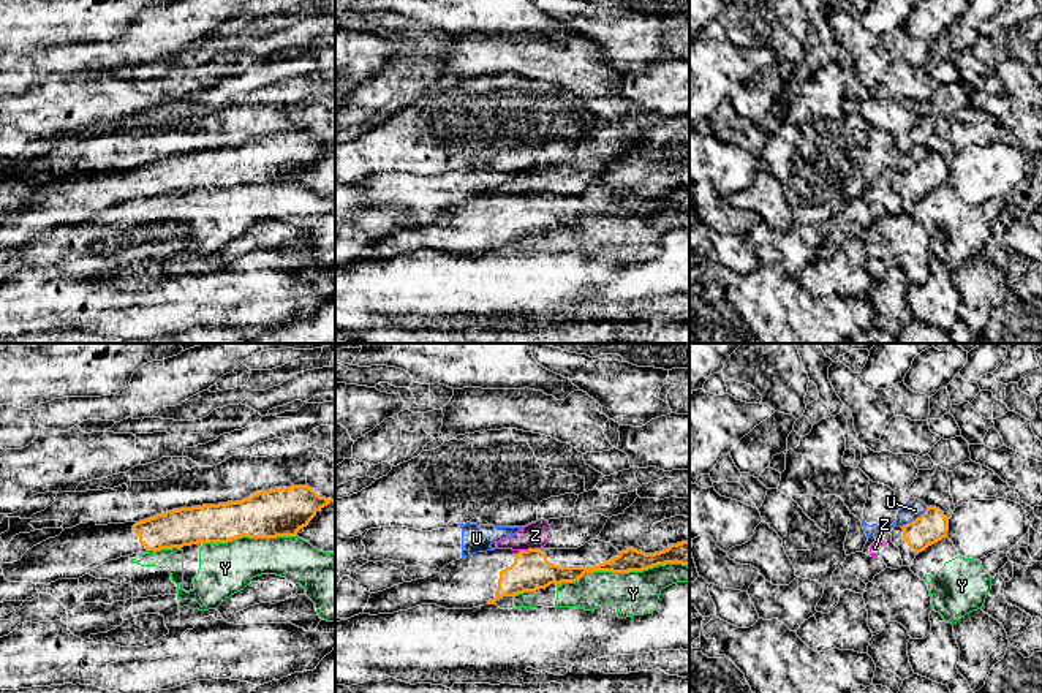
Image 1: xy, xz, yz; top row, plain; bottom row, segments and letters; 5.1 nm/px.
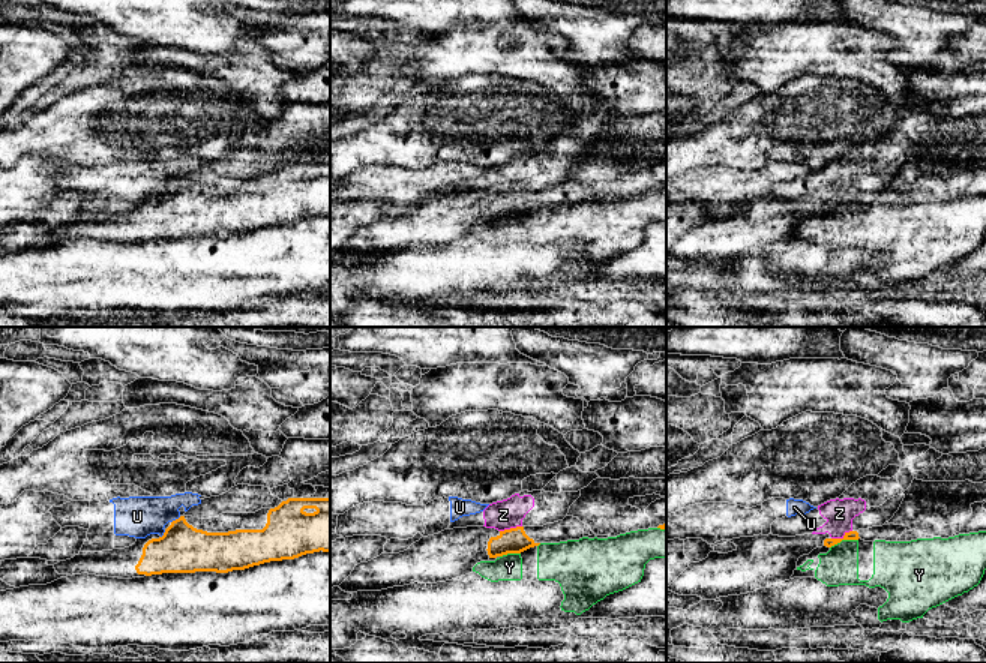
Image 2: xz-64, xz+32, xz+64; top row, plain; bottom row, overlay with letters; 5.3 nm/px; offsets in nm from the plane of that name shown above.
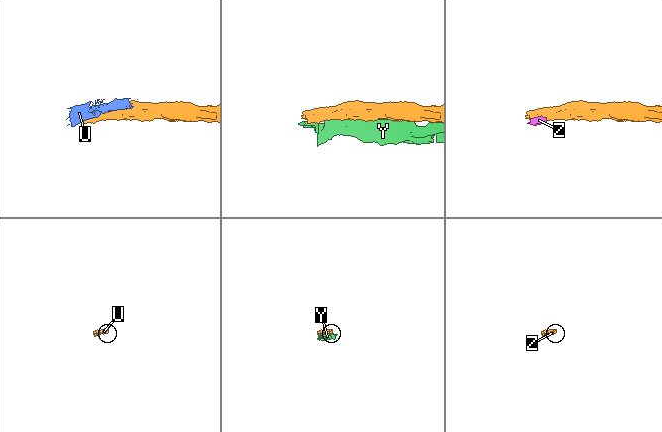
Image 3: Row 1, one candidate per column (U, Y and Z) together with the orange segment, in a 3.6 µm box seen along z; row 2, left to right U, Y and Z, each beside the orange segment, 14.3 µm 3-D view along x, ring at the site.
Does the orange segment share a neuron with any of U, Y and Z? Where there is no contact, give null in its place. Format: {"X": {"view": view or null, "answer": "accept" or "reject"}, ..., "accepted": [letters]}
{"U": {"view": "yz", "answer": "reject"}, "Y": {"view": "xz", "answer": "reject"}, "Z": {"view": "xz", "answer": "reject"}, "accepted": []}

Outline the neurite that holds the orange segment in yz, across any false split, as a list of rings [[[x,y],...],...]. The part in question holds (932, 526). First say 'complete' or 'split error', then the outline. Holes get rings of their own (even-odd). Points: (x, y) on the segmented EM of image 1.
split error; [[[927,506],[925,513],[903,527],[889,527],[892,543],[900,549],[903,566],[912,565],[916,555],[928,546],[947,538],[949,519],[936,506]]]

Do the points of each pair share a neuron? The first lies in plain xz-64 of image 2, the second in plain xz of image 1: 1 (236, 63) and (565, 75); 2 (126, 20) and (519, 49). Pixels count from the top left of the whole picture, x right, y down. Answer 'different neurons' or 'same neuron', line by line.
1: same neuron
2: different neurons

